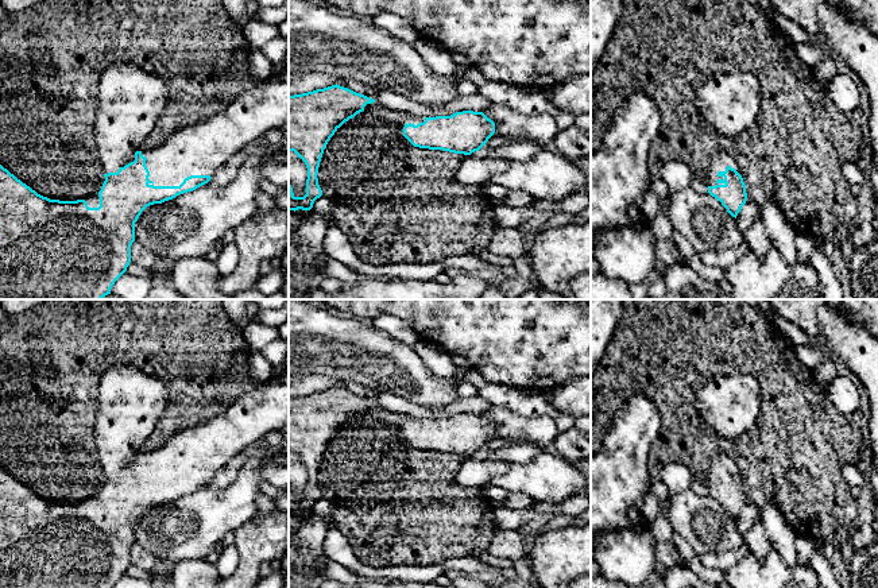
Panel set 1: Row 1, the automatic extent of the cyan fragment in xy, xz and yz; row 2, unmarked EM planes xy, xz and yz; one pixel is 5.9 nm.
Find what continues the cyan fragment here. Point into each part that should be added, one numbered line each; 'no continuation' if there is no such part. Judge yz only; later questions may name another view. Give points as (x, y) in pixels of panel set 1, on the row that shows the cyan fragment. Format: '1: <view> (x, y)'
1: yz (719, 161)

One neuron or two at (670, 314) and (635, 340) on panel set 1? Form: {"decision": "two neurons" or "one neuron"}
{"decision": "one neuron"}

